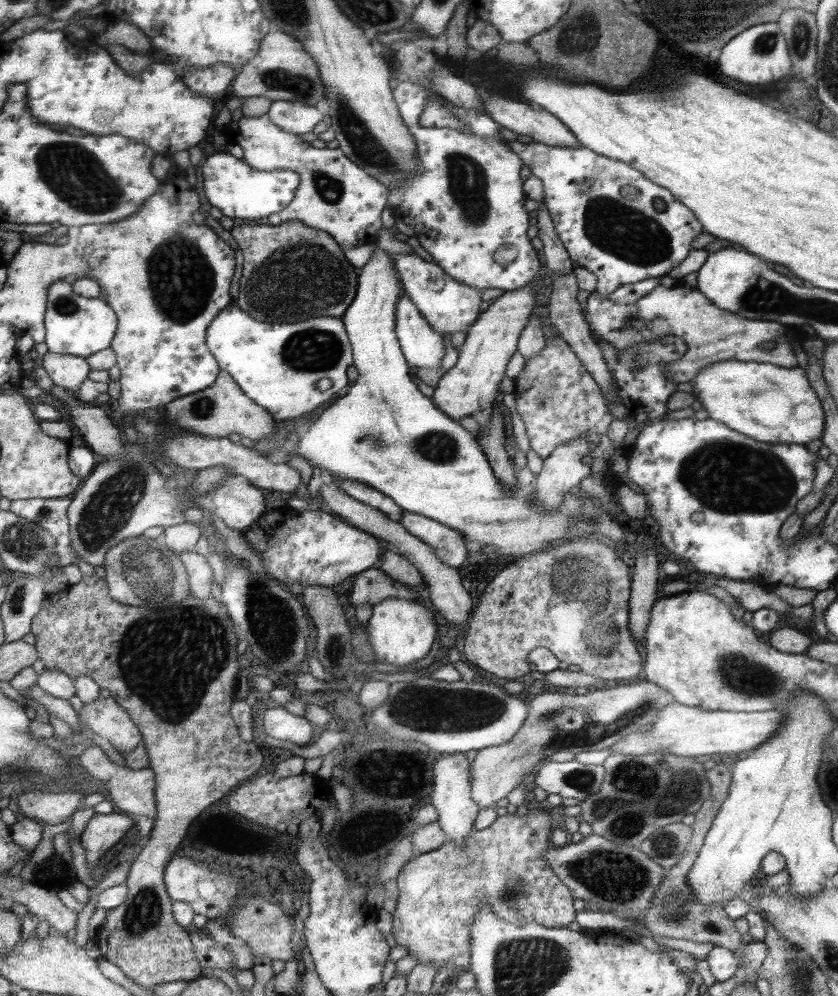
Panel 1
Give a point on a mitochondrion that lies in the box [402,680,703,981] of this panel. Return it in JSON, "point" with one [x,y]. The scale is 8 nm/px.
{"point":[611,876]}

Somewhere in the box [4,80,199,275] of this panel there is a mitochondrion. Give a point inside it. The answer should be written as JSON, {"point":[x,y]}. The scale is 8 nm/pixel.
{"point":[69,170]}

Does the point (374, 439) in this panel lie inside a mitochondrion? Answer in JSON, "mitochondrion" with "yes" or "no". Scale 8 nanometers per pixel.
{"mitochondrion":"yes"}

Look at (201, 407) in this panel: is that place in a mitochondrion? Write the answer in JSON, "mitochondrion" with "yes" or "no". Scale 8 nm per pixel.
{"mitochondrion":"yes"}

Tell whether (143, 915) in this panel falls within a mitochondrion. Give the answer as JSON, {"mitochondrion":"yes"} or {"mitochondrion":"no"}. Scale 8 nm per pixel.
{"mitochondrion":"yes"}

